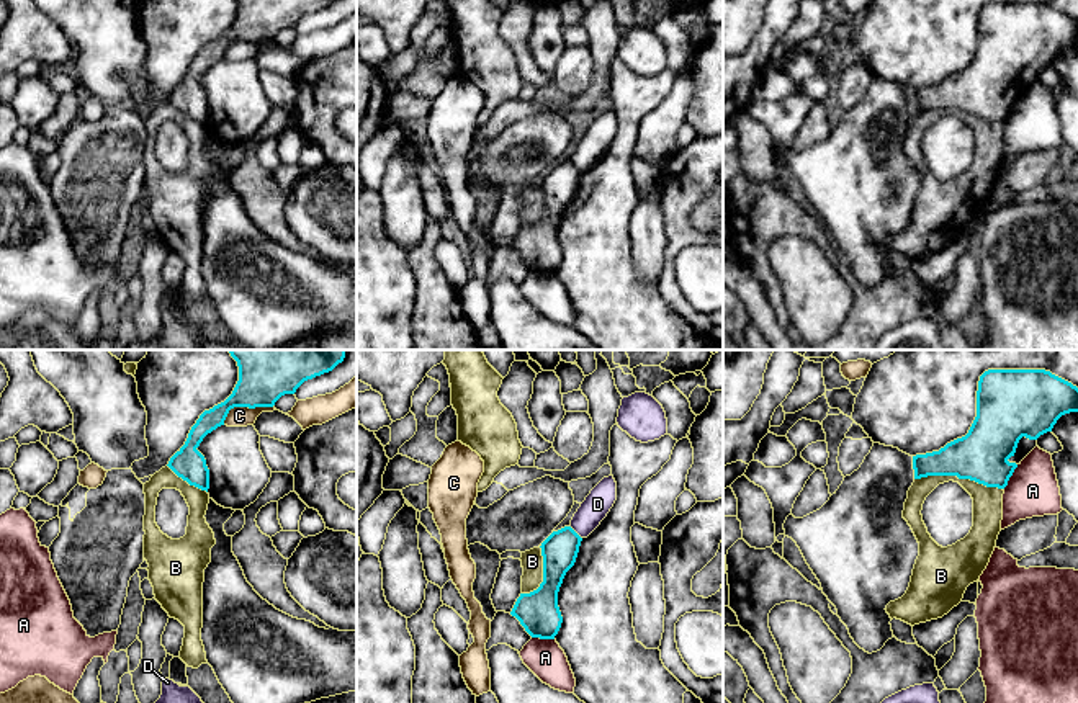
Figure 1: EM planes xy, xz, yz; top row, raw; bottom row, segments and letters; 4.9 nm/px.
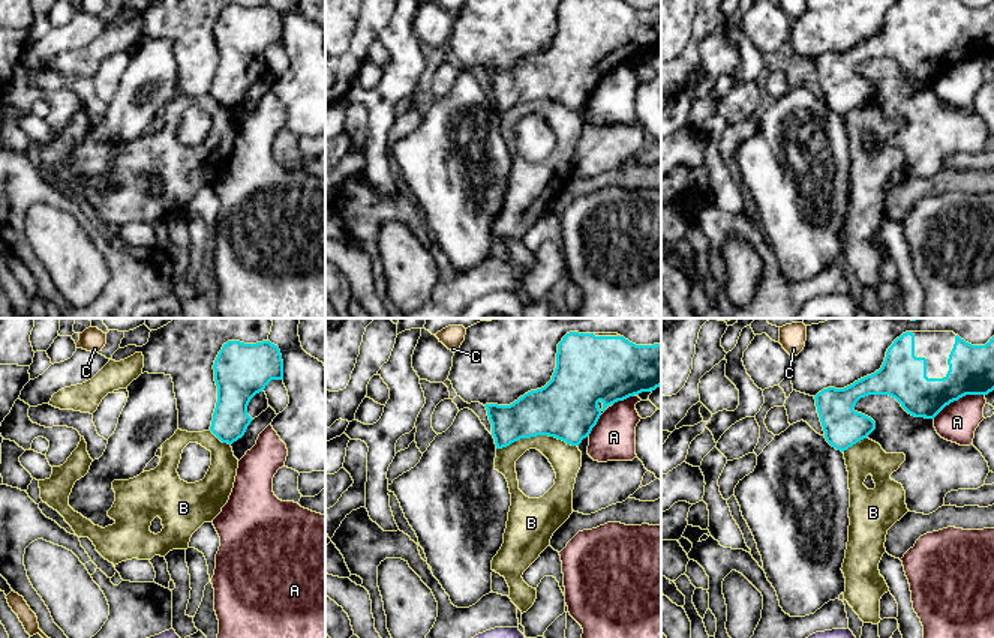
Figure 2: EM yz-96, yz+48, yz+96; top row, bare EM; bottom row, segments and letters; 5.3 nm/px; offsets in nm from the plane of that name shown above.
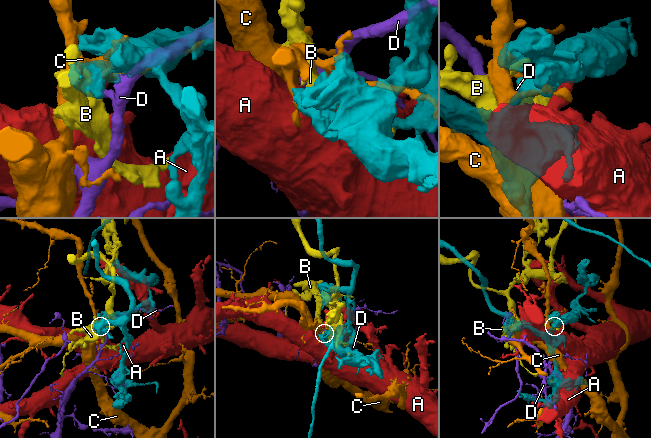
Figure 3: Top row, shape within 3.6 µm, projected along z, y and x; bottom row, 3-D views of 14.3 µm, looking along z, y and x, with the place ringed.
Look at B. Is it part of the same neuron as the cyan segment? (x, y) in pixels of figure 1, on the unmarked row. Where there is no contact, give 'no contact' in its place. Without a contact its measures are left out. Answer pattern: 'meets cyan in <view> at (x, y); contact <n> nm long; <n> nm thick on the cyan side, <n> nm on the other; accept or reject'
meets cyan in yz at (959, 111); contact 440 nm long; 260 nm thick on the cyan side, 140 nm on the other; reject

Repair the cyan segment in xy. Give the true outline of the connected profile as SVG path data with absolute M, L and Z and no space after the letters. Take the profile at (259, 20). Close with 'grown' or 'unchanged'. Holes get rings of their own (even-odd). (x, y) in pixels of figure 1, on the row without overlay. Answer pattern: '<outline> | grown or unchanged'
M239 0L239 15L221 38L204 44L191 60L185 78L170 92L168 101L190 119L209 123L209 103L196 83L203 72L224 59L234 41L273 41L285 28L294 28L308 13L332 5L335 0Z | unchanged

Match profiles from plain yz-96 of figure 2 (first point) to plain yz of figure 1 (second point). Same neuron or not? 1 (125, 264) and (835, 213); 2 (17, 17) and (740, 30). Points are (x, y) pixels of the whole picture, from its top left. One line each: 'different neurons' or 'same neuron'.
1: different neurons
2: same neuron

